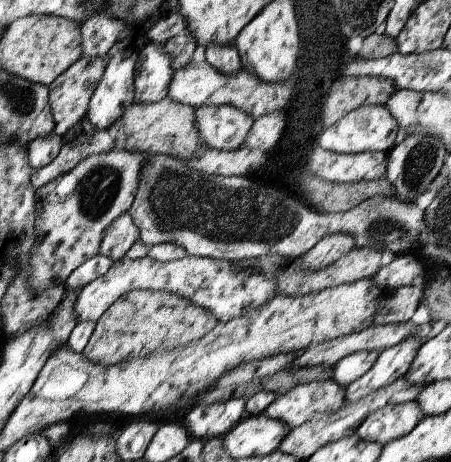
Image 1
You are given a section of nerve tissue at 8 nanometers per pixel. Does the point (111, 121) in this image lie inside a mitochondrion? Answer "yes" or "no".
no

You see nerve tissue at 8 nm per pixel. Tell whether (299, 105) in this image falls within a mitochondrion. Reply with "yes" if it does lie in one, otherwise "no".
yes

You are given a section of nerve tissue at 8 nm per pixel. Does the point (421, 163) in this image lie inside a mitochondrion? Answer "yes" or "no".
yes

